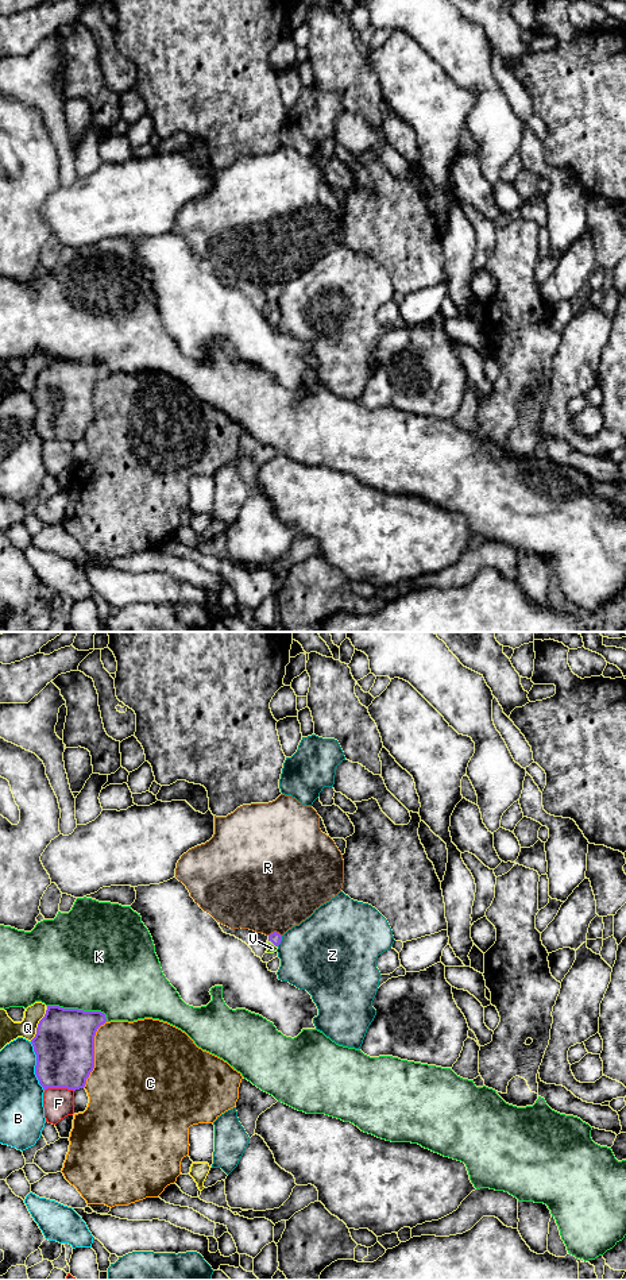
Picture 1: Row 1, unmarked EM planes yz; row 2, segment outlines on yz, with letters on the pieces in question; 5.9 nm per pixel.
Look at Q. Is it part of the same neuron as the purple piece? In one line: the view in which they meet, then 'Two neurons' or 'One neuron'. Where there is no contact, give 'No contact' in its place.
Touches purple in yz. Two neurons

